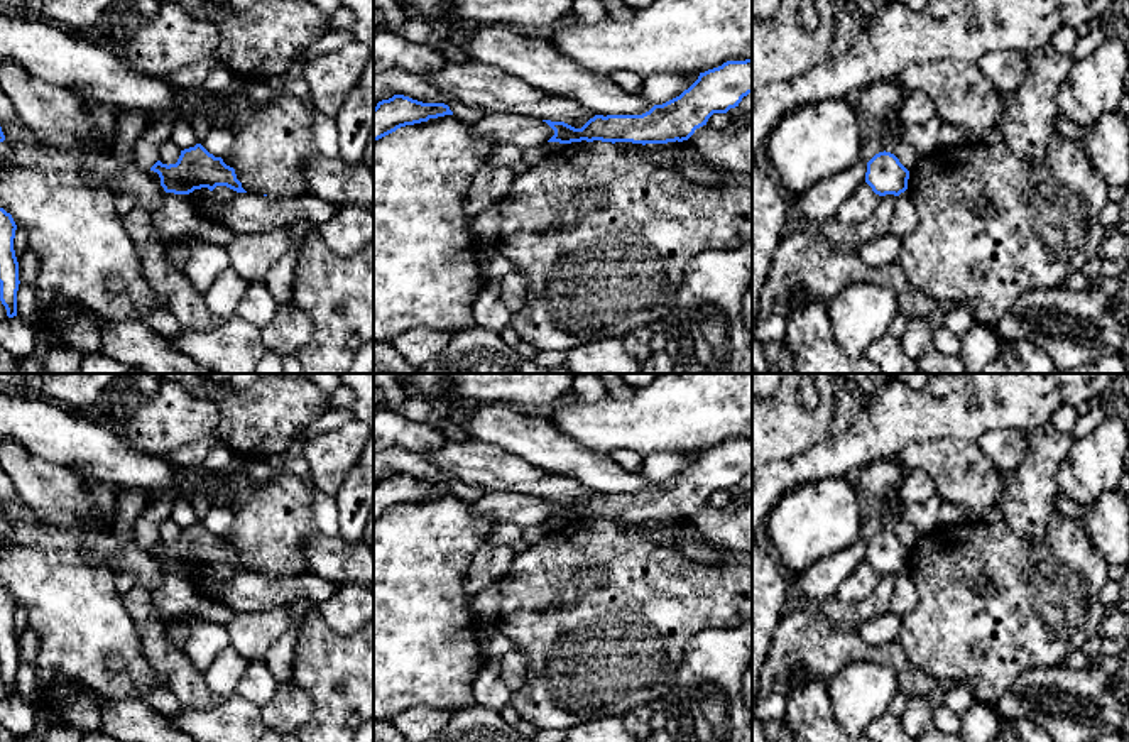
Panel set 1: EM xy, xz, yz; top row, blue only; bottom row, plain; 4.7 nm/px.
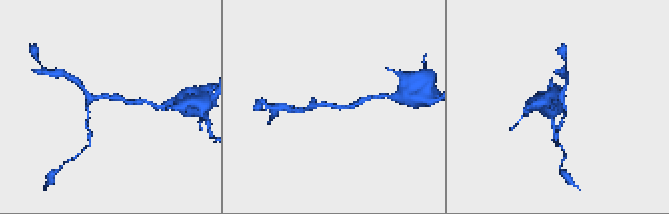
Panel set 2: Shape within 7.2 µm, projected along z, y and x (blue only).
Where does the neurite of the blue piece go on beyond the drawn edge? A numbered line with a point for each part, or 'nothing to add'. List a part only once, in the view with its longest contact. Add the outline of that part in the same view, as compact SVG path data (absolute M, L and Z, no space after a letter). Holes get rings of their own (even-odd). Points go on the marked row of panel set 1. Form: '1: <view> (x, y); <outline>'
nothing to add

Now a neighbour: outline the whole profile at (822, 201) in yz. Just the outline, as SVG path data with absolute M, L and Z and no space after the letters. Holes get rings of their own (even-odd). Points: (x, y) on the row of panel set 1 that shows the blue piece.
M859 159L843 172L833 174L796 198L801 211L815 226L820 221L837 216L843 203L852 196L860 183L865 181L867 162Z

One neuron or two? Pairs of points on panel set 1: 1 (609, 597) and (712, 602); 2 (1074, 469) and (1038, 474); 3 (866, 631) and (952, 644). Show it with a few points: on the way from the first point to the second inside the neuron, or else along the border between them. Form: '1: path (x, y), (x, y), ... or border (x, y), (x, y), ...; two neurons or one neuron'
1: path (632, 602), (687, 602); one neuron
2: border (1074, 441), (1055, 474), (1058, 492); two neurons
3: border (901, 619), (896, 638); two neurons

